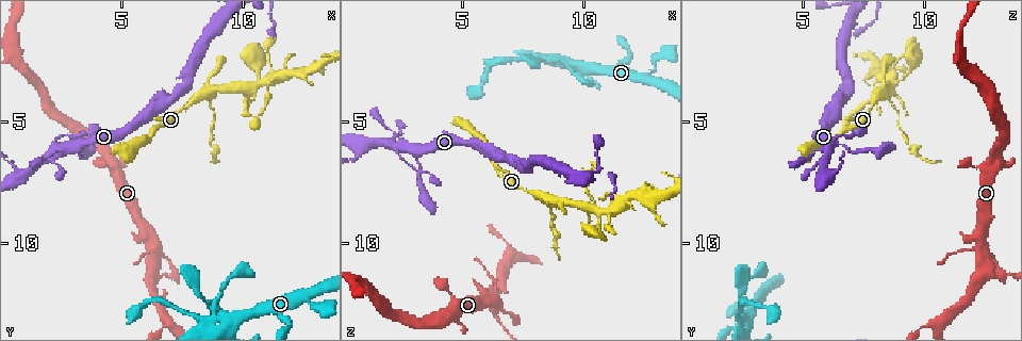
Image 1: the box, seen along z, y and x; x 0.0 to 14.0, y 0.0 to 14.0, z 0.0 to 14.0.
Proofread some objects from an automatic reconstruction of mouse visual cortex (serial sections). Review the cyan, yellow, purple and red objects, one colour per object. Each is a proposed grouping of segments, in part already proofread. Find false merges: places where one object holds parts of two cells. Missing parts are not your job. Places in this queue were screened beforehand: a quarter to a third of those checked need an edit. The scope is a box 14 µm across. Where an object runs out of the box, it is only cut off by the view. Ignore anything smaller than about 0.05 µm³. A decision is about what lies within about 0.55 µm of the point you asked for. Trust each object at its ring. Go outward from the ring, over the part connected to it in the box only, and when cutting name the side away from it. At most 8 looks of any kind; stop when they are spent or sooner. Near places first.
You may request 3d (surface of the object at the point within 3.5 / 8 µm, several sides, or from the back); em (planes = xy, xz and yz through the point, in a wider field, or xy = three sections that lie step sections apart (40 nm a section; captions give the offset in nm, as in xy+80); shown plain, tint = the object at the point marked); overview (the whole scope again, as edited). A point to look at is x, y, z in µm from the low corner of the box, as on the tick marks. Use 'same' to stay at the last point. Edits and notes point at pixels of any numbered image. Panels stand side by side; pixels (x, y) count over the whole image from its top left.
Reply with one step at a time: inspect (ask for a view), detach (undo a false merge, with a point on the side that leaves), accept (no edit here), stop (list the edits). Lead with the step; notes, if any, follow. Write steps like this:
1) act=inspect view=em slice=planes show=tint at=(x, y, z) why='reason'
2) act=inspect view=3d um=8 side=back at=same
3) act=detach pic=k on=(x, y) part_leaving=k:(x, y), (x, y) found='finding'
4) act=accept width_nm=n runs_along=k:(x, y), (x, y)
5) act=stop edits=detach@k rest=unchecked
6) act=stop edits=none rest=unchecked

act=inspect view=3d um=3.5 side=back at=(3.2, 5.9, 6.2)

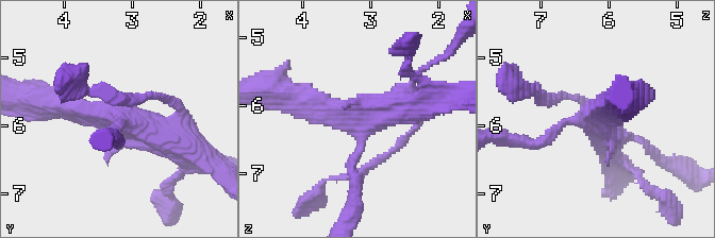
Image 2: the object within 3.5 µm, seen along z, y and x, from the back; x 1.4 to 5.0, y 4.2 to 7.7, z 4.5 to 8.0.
act=inspect view=em slice=xy step=1 show=plain at=(3.25, 5.95, 6.10)

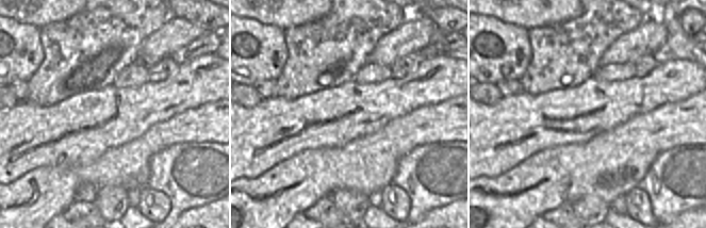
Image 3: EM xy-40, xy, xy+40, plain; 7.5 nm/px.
act=inspect view=em slice=xy step=1 show=tint at=same

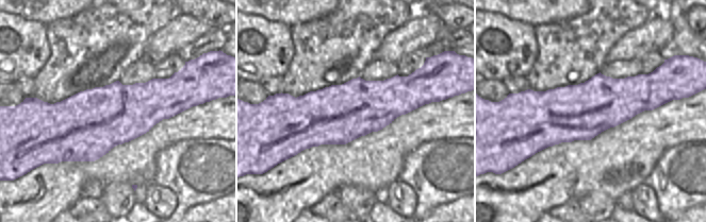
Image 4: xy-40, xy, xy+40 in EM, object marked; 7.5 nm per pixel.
act=accept found='continuous, no second cell'

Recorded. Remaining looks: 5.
act=inspect view=3d um=3.5 at=(8.6, 3.6, 8.2) why='small branch off a trunk'

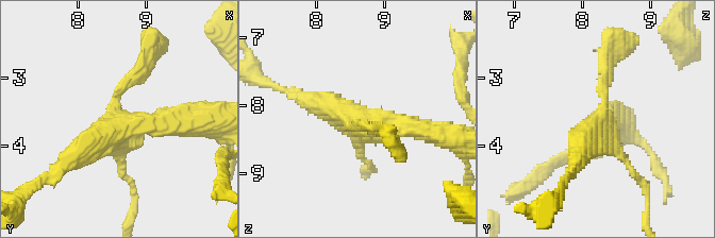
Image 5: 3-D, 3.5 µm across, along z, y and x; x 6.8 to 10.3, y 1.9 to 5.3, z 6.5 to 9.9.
act=inspect view=em slice=xy step=3 show=plain at=(8.60, 3.70, 8.25) arms=4 arm_widths_nm=100,150,350,350 why='shape alone is not enough'

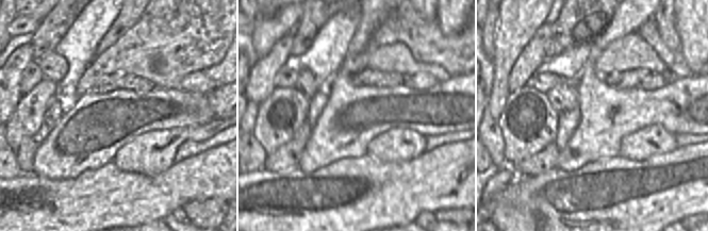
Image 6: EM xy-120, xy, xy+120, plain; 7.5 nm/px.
act=inspect view=em slice=xy step=3 show=tint at=same

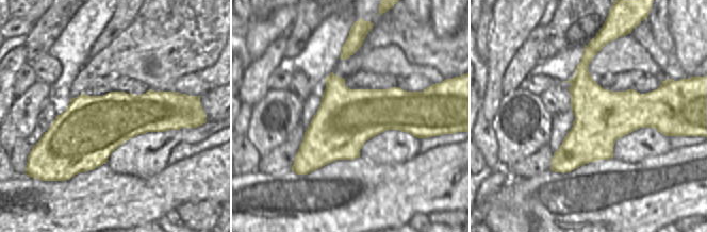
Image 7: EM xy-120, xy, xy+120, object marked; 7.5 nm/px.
act=accept runs_along=5:(64, 166), (127, 123), (192, 123) found='continuous, no second cell'

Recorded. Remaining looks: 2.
act=inspect view=3d um=3.5 at=(8.8, 12.6, 2.5) why='three-way junction'

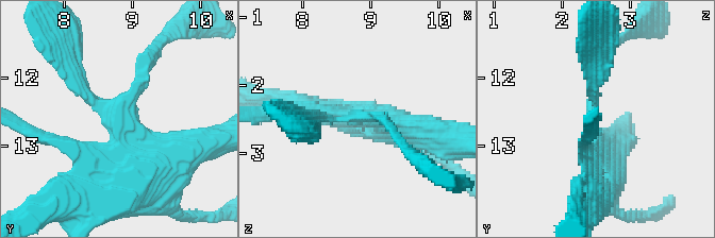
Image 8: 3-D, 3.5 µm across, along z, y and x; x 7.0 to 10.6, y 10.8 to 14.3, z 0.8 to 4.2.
act=inspect view=em slice=planes show=tint at=(8.80, 12.65, 2.45) why='need the tissue'

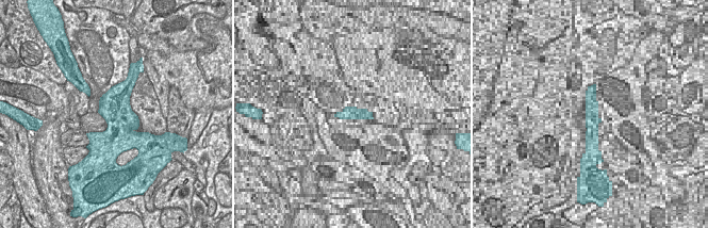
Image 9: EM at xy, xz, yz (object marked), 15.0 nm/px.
act=accept runs_along=8:(165, 171), (119, 145), (73, 72) found='one cell here'

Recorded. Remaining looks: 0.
act=stop edits=none rest=unchecked

